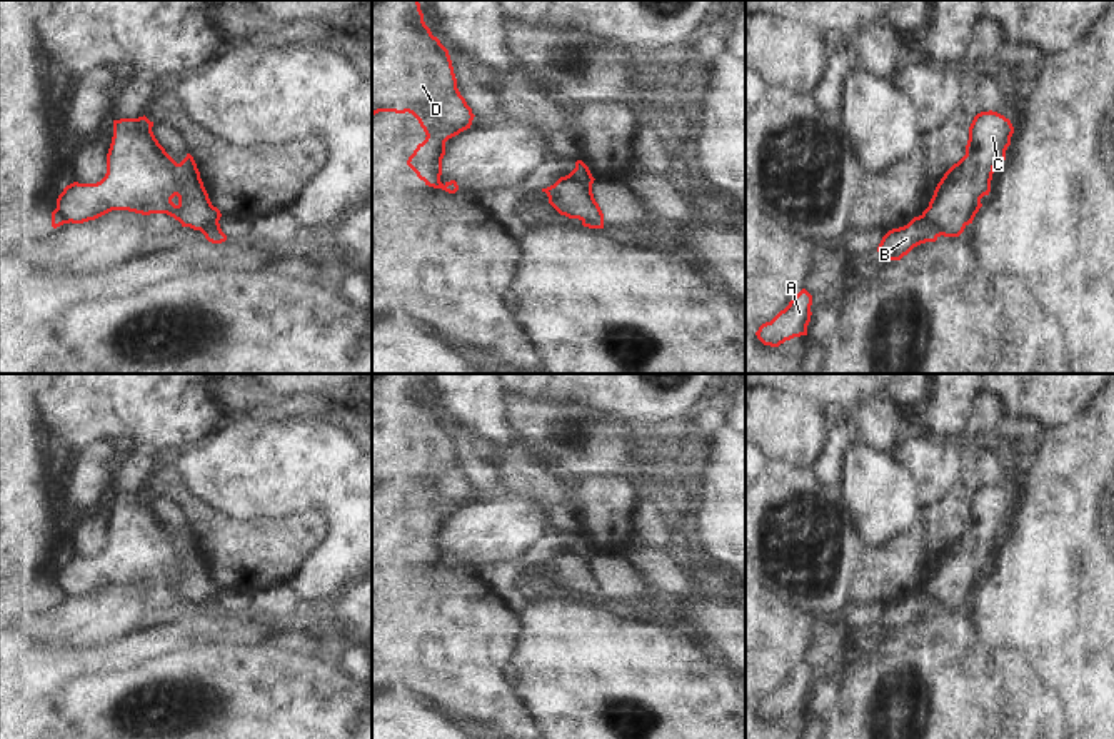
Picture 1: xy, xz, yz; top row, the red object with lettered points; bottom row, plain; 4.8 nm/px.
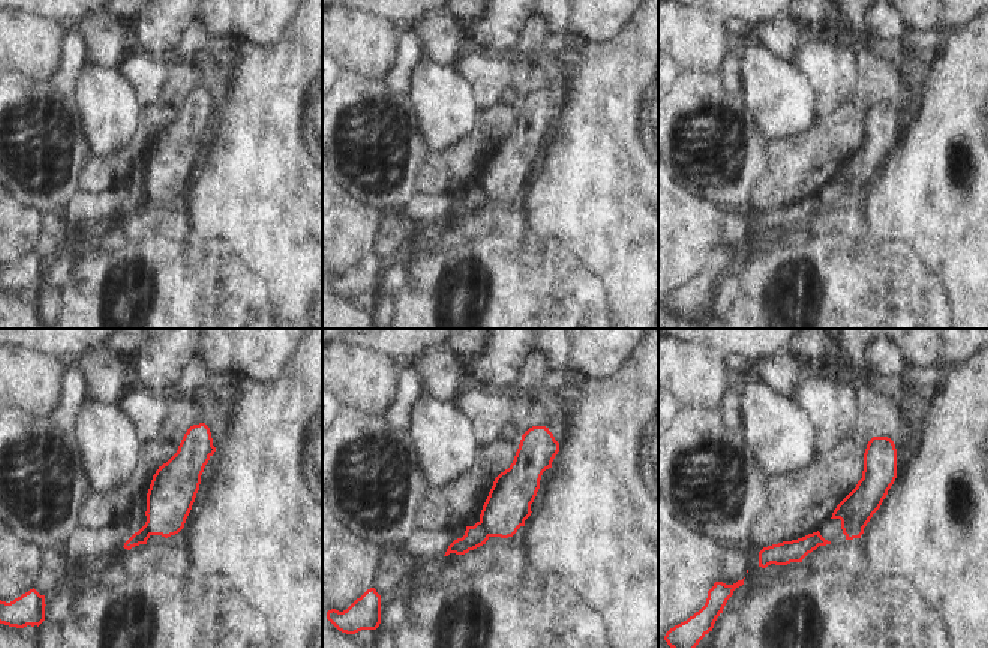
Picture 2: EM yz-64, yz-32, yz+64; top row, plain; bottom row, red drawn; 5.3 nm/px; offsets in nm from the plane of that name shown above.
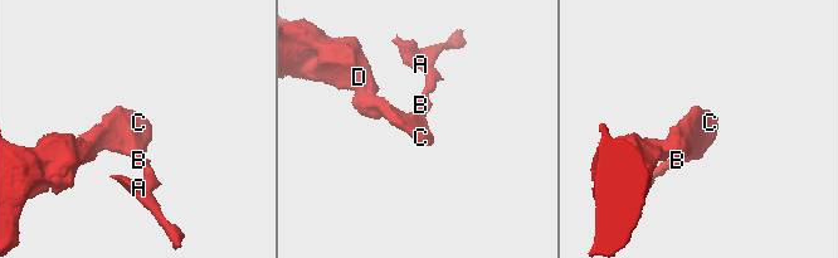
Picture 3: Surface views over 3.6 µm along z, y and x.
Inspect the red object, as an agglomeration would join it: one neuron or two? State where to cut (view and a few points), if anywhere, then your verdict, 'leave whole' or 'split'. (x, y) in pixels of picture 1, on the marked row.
cut xz (567, 175), (591, 186); split

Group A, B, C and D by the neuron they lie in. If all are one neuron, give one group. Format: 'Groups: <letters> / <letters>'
Groups: A B / C D

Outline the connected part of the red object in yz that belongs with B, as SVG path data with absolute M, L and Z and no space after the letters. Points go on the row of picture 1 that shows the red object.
M922 215L914 217L907 225L889 230L879 247L877 252L882 254L887 260L901 260L907 255L914 247L936 242L941 234L936 227Z

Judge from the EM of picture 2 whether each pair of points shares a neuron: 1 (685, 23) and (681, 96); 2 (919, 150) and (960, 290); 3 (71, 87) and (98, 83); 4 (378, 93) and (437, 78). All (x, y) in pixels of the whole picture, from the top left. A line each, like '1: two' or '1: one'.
1: two
2: one
3: two
4: two

